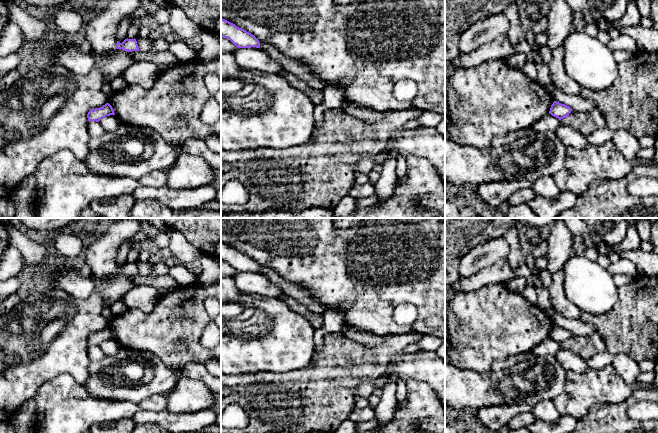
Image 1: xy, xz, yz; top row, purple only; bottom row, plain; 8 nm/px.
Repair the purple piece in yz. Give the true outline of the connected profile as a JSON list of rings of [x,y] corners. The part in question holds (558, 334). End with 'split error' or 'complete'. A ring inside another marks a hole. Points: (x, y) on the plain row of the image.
[[[554,325],[553,328],[551,329],[549,338],[551,338],[552,340],[561,344],[561,343],[569,340],[571,335],[572,335],[572,333],[569,330],[567,330],[565,328],[561,328],[557,325]]]; complete

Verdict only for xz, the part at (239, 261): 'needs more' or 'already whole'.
already whole

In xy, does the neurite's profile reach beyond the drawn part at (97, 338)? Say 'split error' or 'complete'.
complete

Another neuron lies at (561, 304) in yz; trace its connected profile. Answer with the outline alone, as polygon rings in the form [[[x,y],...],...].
[[[563,269],[552,275],[552,282],[548,291],[555,312],[566,318],[577,319],[580,317],[581,310],[567,298],[564,292]]]

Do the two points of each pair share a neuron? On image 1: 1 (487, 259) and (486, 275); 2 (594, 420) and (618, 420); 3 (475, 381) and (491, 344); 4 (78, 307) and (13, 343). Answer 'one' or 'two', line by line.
1: two
2: one
3: two
4: one

